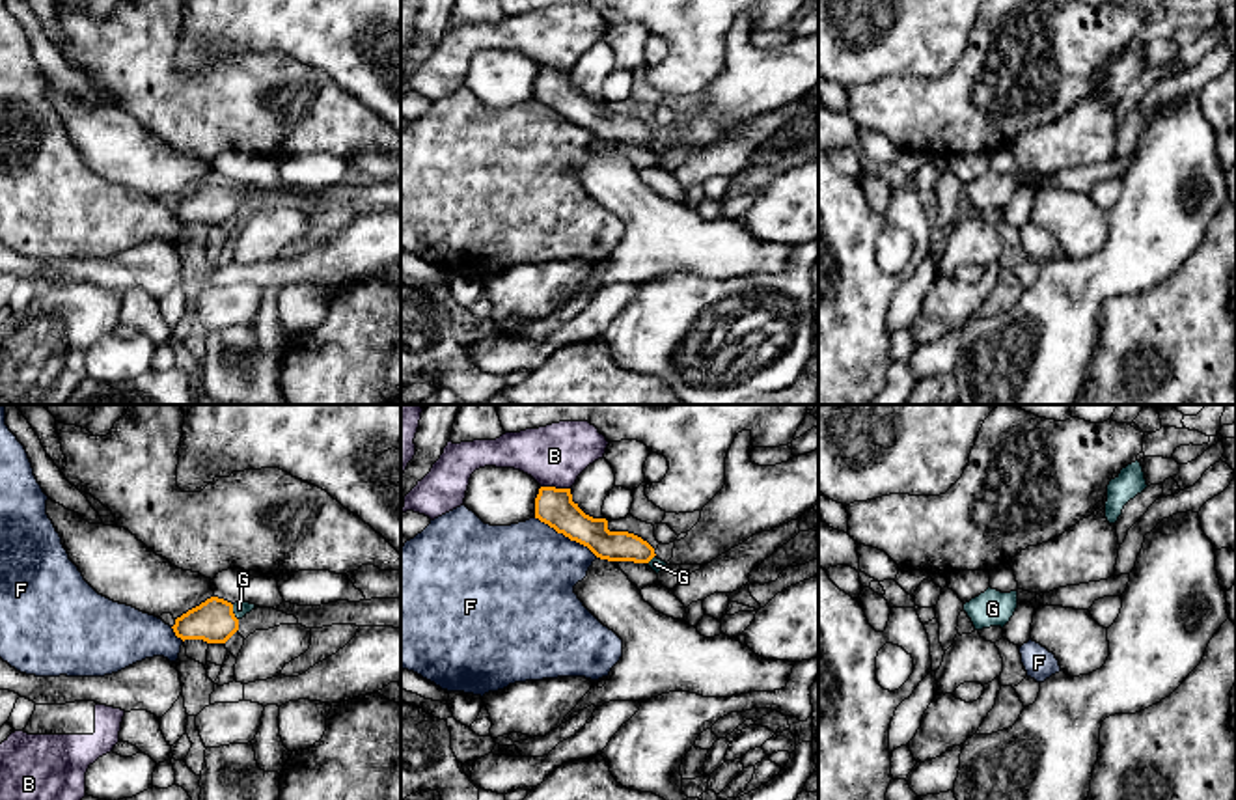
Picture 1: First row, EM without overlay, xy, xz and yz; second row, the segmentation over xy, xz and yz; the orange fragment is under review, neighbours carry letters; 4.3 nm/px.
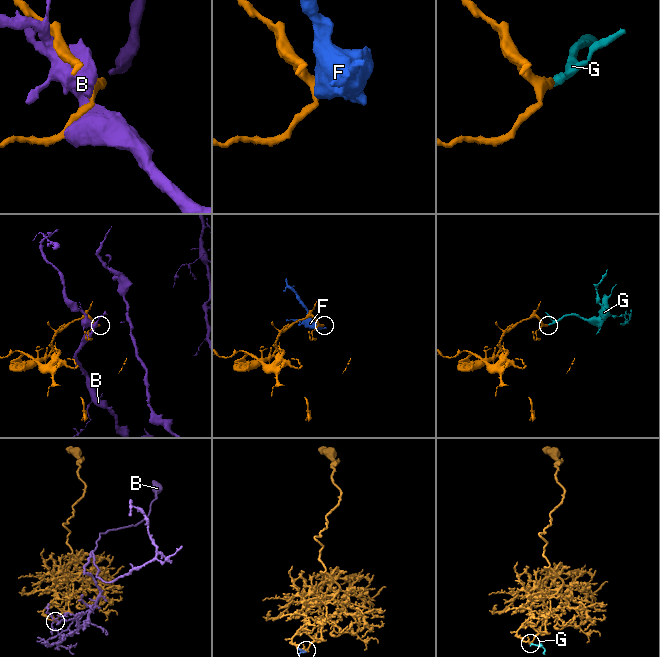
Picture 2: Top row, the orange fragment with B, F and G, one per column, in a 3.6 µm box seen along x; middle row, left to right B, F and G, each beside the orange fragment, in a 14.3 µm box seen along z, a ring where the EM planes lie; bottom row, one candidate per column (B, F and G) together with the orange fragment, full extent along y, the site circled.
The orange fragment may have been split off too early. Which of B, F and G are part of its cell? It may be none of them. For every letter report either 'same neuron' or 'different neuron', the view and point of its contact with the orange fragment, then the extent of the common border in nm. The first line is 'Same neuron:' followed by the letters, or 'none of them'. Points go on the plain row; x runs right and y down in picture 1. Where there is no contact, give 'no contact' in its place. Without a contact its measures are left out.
Same neuron: G
B: different neuron; meets orange in xz at (556, 71); contact 130 nm long
F: different neuron; meets orange in xz at (565, 118); contact 320 nm long
G: same neuron; meets orange in xy at (232, 194); contact 80 nm long

